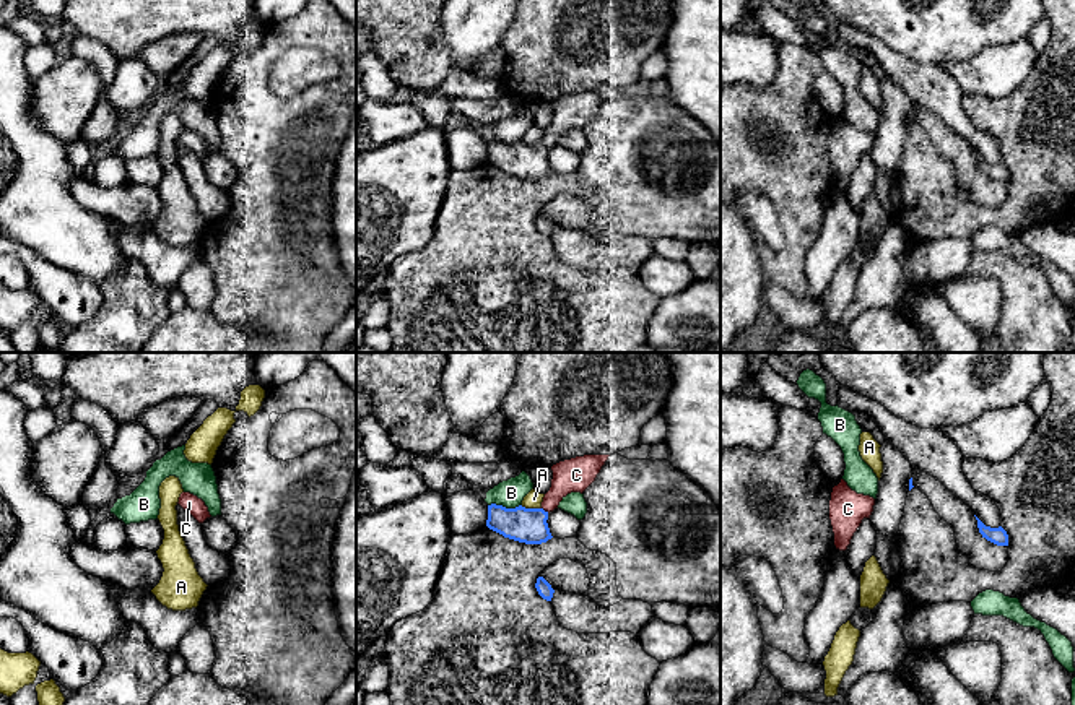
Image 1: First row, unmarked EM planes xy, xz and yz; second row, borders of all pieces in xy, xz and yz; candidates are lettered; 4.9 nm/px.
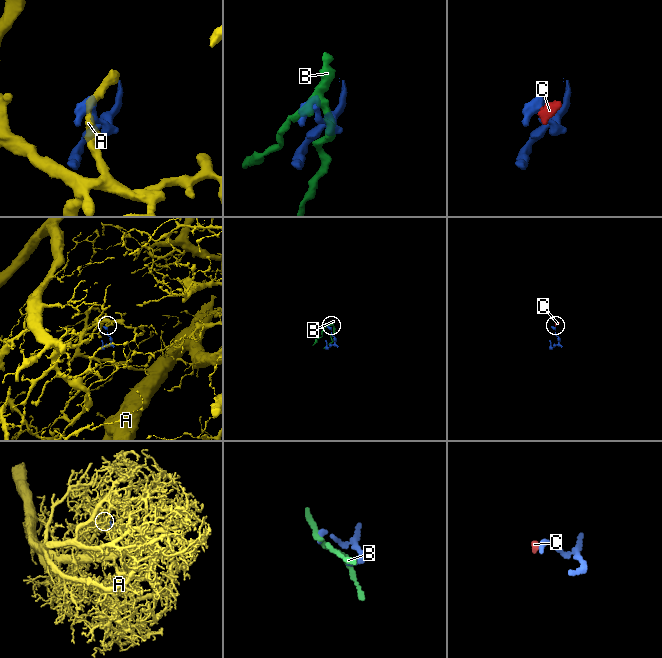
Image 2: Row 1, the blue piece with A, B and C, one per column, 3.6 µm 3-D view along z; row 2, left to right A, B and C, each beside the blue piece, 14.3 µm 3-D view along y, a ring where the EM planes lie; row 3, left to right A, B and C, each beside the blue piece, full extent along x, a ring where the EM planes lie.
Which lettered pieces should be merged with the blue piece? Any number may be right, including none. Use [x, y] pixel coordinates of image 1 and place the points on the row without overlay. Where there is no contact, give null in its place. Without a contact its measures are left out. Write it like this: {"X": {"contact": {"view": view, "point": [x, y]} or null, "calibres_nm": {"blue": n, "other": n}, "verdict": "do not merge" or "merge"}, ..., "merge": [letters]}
{"A": {"contact": {"view": "xz", "point": [530, 145]}, "calibres_nm": {"blue": 180, "other": 90}, "verdict": "do not merge"}, "B": {"contact": {"view": "xz", "point": [504, 143]}, "calibres_nm": {"blue": 180, "other": 140}, "verdict": "do not merge"}, "C": {"contact": {"view": "xz", "point": [544, 147]}, "calibres_nm": {"blue": 180, "other": 170}, "verdict": "merge"}, "merge": ["C"]}

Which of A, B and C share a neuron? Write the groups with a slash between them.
A / B / C

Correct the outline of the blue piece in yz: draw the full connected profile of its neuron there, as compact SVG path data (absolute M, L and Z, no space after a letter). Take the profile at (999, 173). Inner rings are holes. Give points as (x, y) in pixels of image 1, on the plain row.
M977 153L976 156L977 156L977 164L982 174L986 174L987 177L997 182L1008 182L1008 171L1002 162L990 164L990 162L986 162Z

